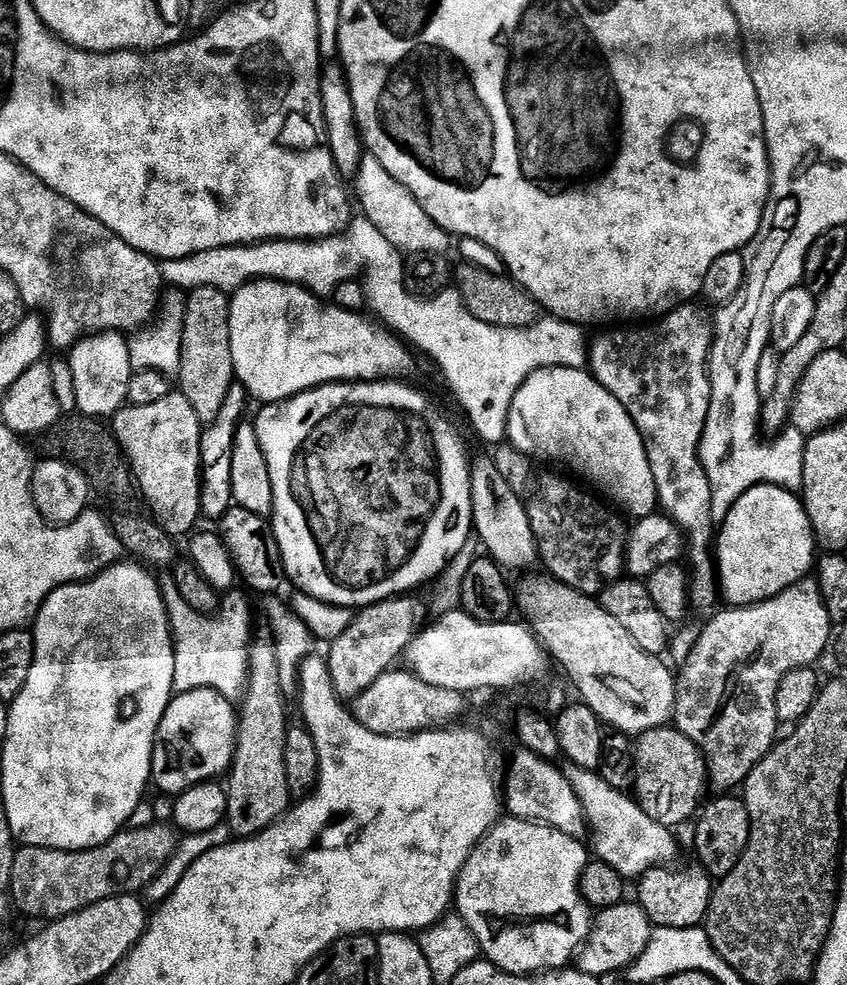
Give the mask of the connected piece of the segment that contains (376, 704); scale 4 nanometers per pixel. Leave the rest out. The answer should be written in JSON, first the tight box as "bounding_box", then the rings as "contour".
{"bounding_box":[370,670,458,736],"contour":[[[393,670],[388,672],[370,689],[372,695],[372,720],[370,719],[370,727],[372,731],[382,734],[383,736],[414,736],[418,732],[431,732],[433,729],[428,725],[430,720],[440,720],[440,716],[448,716],[444,714],[446,710],[456,710],[458,708],[458,698],[454,698],[456,693],[454,690],[442,690],[438,686],[434,686],[430,682],[426,682],[422,677],[416,675],[415,671],[400,672],[401,670]]]}

